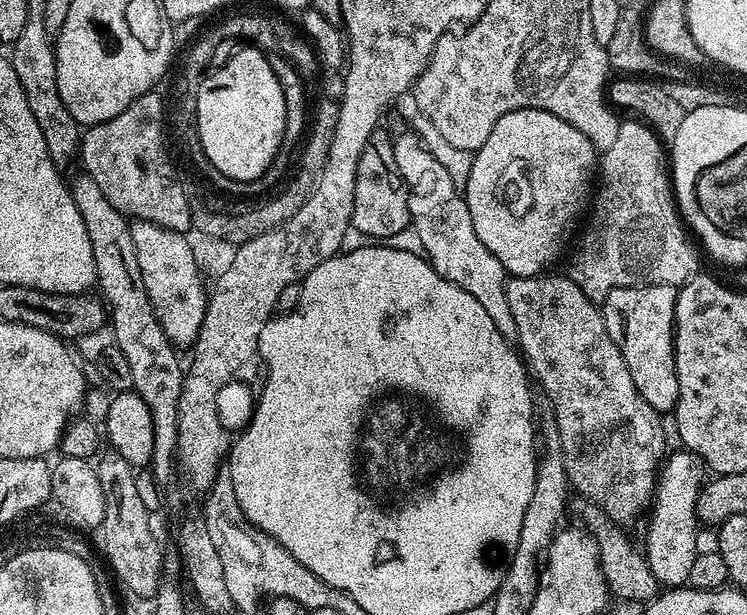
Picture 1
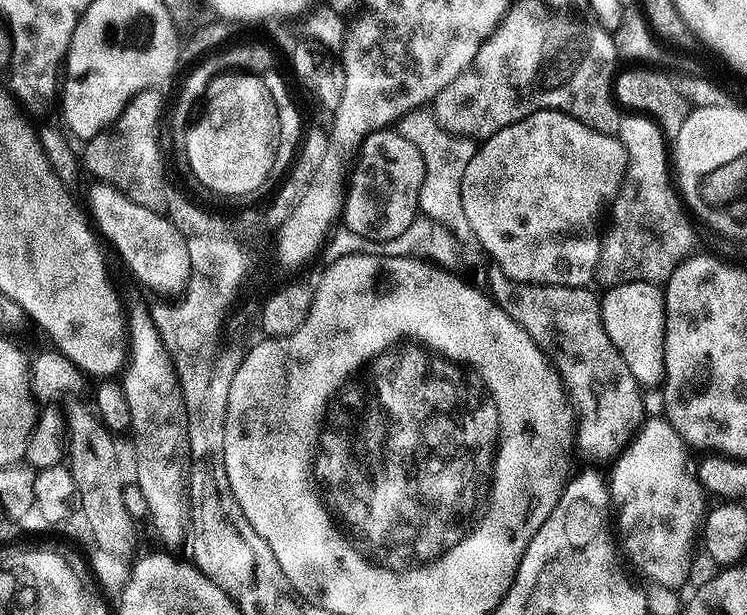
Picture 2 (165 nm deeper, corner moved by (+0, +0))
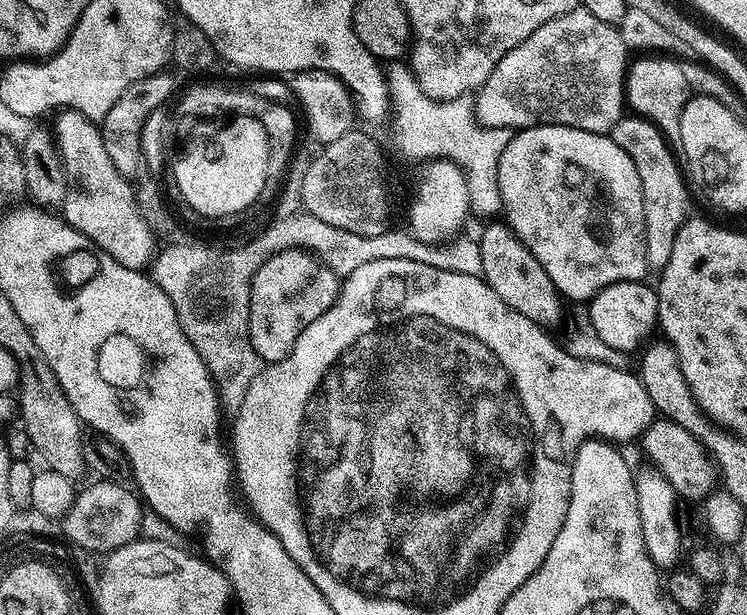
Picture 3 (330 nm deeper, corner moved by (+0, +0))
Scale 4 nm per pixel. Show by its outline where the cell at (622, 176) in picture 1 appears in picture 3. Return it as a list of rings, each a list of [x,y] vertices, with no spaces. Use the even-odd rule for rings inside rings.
[[[635,114],[625,115],[613,126],[610,135],[614,142],[618,142],[618,146],[622,146],[622,150],[626,150],[626,154],[630,154],[642,178],[646,254],[649,265],[659,270],[666,266],[666,262],[670,262],[670,254],[674,250],[674,238],[678,238],[678,230],[690,216],[688,212],[689,185],[686,183],[685,173],[678,160],[678,165],[676,165],[676,160],[672,157],[673,149],[665,140],[664,135],[650,121]]]

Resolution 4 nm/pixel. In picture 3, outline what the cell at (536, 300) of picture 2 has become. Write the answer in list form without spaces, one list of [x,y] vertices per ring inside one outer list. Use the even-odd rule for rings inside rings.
[[[499,223],[486,225],[484,233],[478,236],[483,280],[498,294],[498,298],[502,298],[502,302],[506,302],[506,306],[518,310],[518,314],[526,314],[530,322],[541,328],[551,329],[551,324],[558,323],[564,312],[565,301],[560,290],[550,282],[550,274],[542,270],[542,262],[530,254],[528,247],[515,236],[507,223]]]

